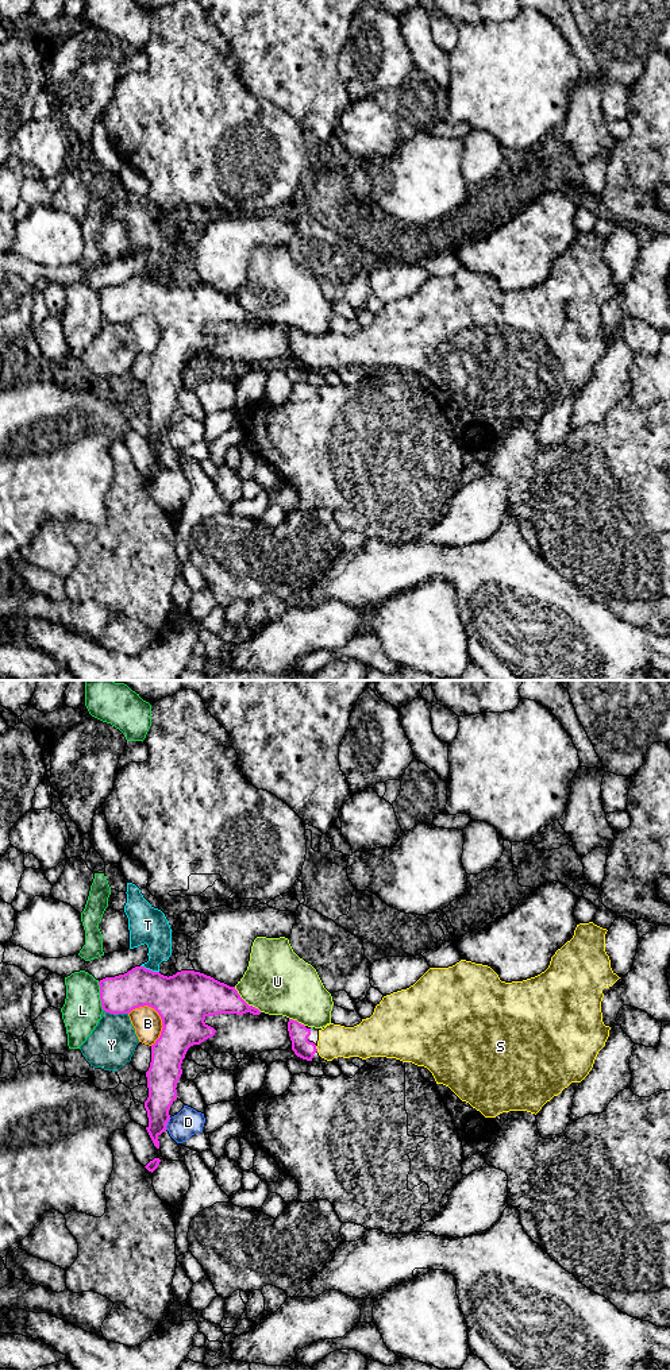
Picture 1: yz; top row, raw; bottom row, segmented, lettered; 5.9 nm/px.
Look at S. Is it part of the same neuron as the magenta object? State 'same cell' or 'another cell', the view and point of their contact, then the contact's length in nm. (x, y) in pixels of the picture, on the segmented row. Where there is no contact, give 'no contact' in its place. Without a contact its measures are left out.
same cell; contact yz (316, 1049); length 40 nm

